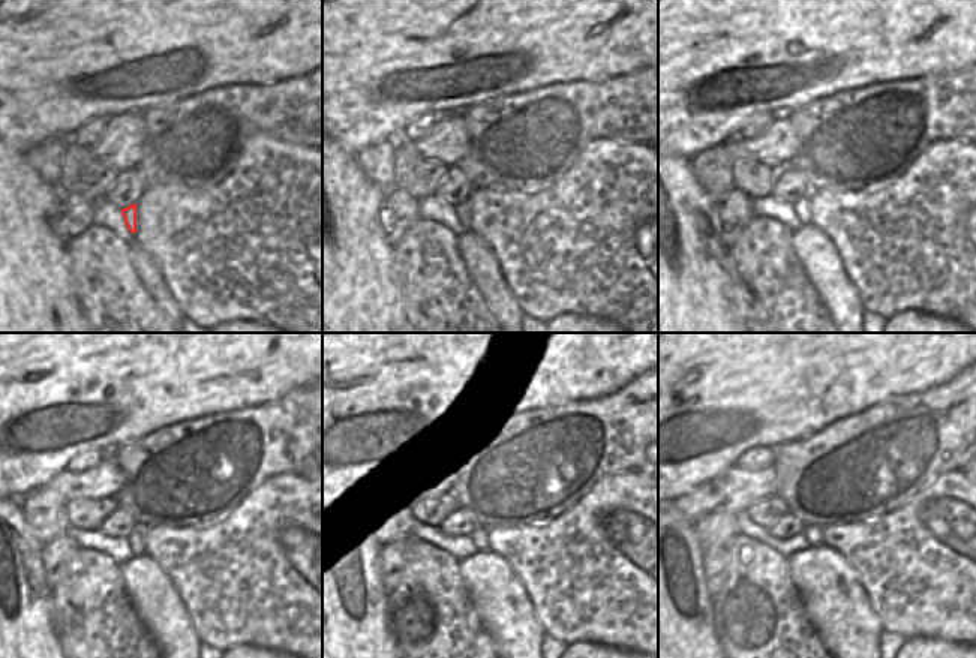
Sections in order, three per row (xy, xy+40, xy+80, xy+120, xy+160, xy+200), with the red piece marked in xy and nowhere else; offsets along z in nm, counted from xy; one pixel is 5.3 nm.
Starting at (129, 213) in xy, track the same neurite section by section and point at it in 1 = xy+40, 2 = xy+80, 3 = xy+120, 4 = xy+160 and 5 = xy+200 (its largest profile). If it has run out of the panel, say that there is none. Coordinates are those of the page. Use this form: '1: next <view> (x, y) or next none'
1: next xy+40 (464, 210)
2: next xy+80 (802, 207)
3: next xy+120 (134, 540)
4: next xy+160 (480, 534)
5: next xy+200 (813, 532)

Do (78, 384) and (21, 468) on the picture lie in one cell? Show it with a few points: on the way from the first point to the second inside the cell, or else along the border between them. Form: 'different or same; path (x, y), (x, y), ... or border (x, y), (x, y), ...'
same; path (119, 394), (125, 420), (116, 429), (65, 447)

